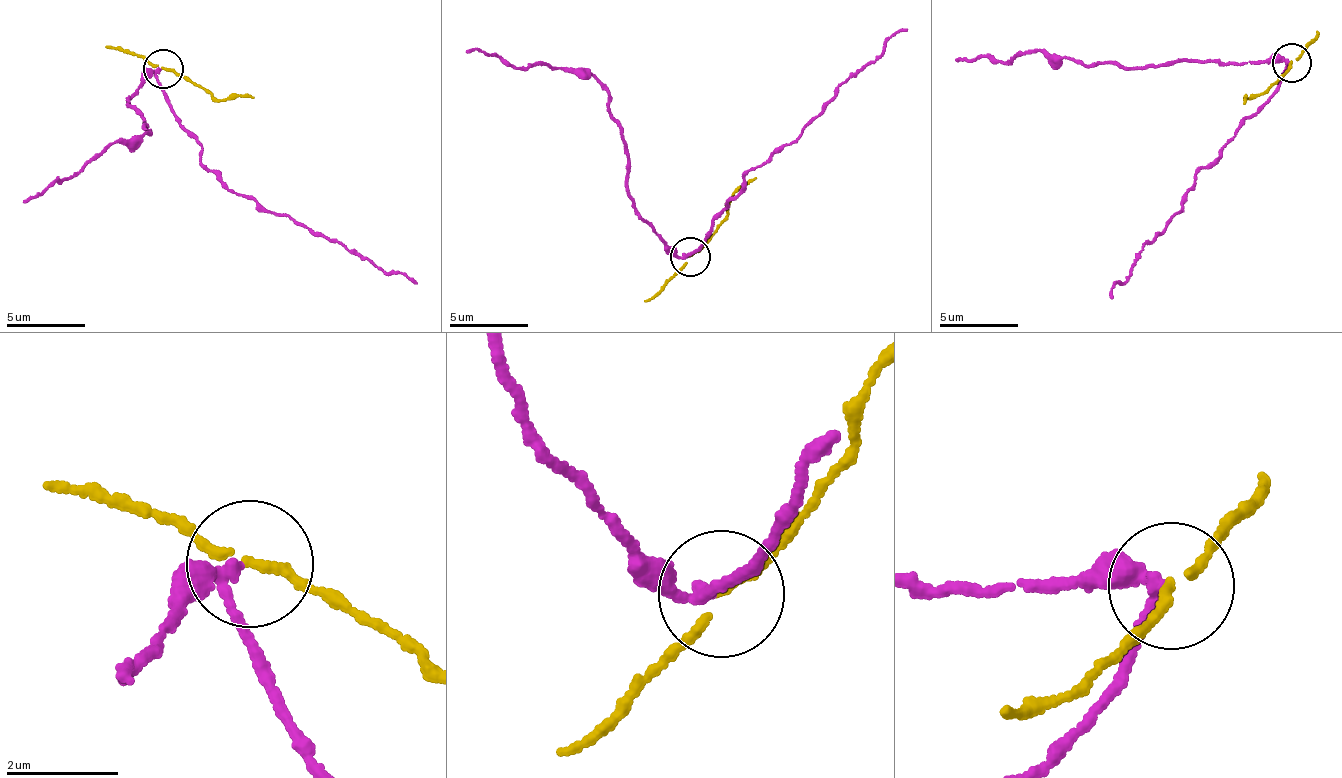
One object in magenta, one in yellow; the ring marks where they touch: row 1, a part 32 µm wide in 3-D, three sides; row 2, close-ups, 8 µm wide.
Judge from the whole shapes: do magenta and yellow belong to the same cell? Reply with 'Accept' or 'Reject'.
Reject

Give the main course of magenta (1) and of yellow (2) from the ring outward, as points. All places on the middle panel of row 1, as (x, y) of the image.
1: (689, 258), (638, 213), (627, 188), (619, 121), (607, 91), (587, 73), (518, 67), (468, 50)
2: (689, 258), (716, 232), (730, 202), (757, 178)

